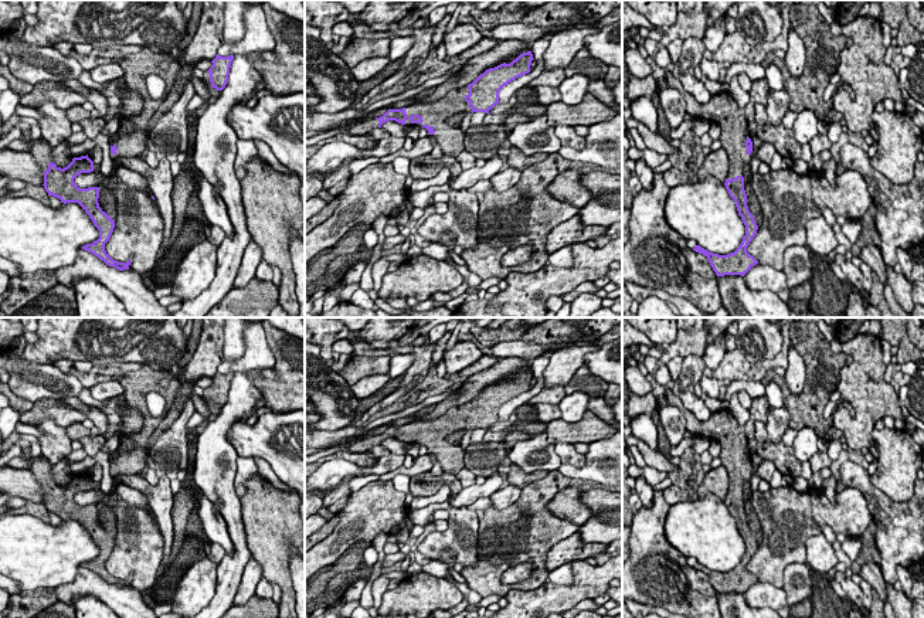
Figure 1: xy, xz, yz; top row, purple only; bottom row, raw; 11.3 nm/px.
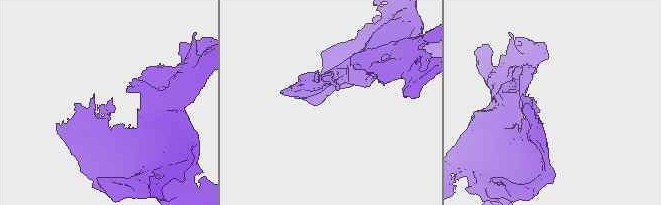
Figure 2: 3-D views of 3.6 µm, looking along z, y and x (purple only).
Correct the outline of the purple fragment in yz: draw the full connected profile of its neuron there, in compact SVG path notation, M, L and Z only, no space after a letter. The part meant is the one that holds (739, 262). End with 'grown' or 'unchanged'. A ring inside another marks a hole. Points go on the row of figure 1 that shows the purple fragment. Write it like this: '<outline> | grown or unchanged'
M670 68L665 71L665 82L667 88L675 88L683 95L686 113L720 126L719 140L728 156L728 173L724 186L734 200L738 215L745 225L745 235L740 247L731 254L713 254L700 245L696 245L693 251L703 254L709 259L717 276L744 276L758 264L758 261L747 252L747 247L755 237L758 225L747 206L743 177L744 164L747 162L750 163L754 154L745 108L741 108L728 92L711 95L707 103L697 102L692 94L683 89L682 82L673 77Z | grown

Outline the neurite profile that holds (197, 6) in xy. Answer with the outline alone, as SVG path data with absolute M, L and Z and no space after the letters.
M194 0L191 16L188 18L187 28L186 28L186 35L180 43L179 52L184 51L184 48L191 43L198 27L201 11L203 11L203 0Z

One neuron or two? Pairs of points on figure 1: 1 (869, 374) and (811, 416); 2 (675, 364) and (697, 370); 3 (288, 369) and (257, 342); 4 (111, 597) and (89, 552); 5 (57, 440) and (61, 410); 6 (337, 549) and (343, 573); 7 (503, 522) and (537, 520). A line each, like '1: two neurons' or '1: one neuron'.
1: two neurons
2: two neurons
3: two neurons
4: two neurons
5: two neurons
6: two neurons
7: one neuron

